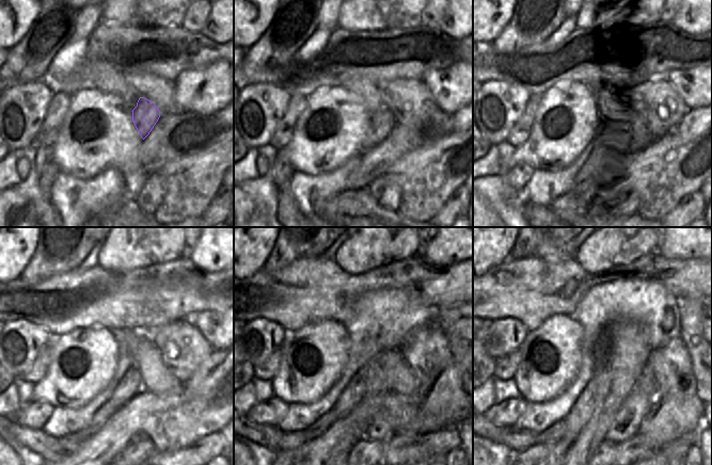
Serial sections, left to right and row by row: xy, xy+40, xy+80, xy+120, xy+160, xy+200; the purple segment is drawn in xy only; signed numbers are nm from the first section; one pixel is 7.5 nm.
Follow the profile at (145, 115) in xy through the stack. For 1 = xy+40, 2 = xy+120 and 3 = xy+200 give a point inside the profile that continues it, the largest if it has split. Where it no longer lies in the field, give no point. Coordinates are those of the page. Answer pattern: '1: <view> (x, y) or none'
1: xy+40 (383, 119)
2: xy+120 (130, 384)
3: xy+200 (582, 409)

